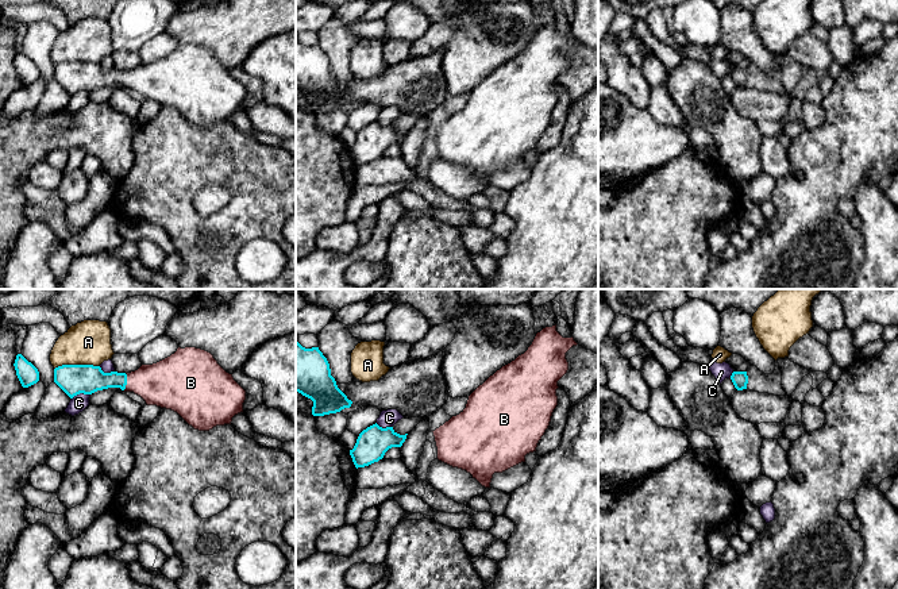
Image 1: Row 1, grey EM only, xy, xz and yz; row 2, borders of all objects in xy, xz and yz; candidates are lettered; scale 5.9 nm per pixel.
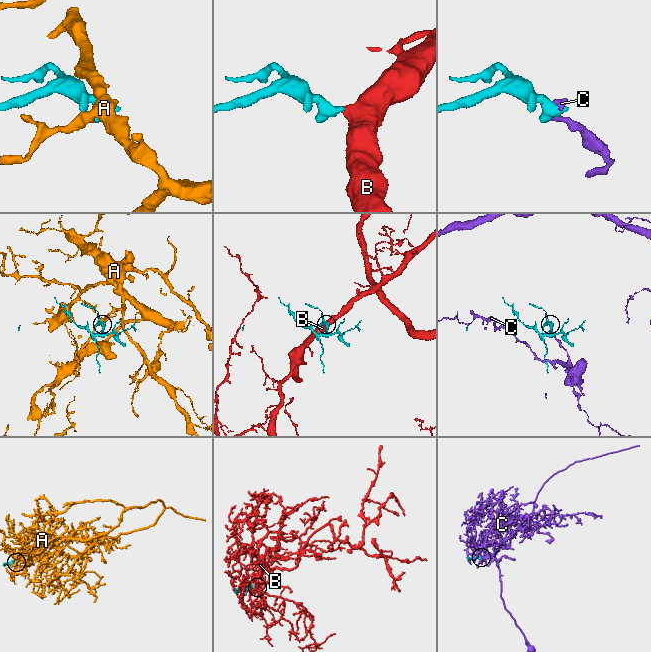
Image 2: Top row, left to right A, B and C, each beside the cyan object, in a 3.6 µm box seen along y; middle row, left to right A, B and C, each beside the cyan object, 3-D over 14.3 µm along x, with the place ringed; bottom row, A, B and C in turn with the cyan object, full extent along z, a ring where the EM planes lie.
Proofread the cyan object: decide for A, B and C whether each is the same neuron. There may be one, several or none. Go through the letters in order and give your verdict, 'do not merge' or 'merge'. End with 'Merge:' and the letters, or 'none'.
A: do not merge
B: merge
C: do not merge
Merge: B

